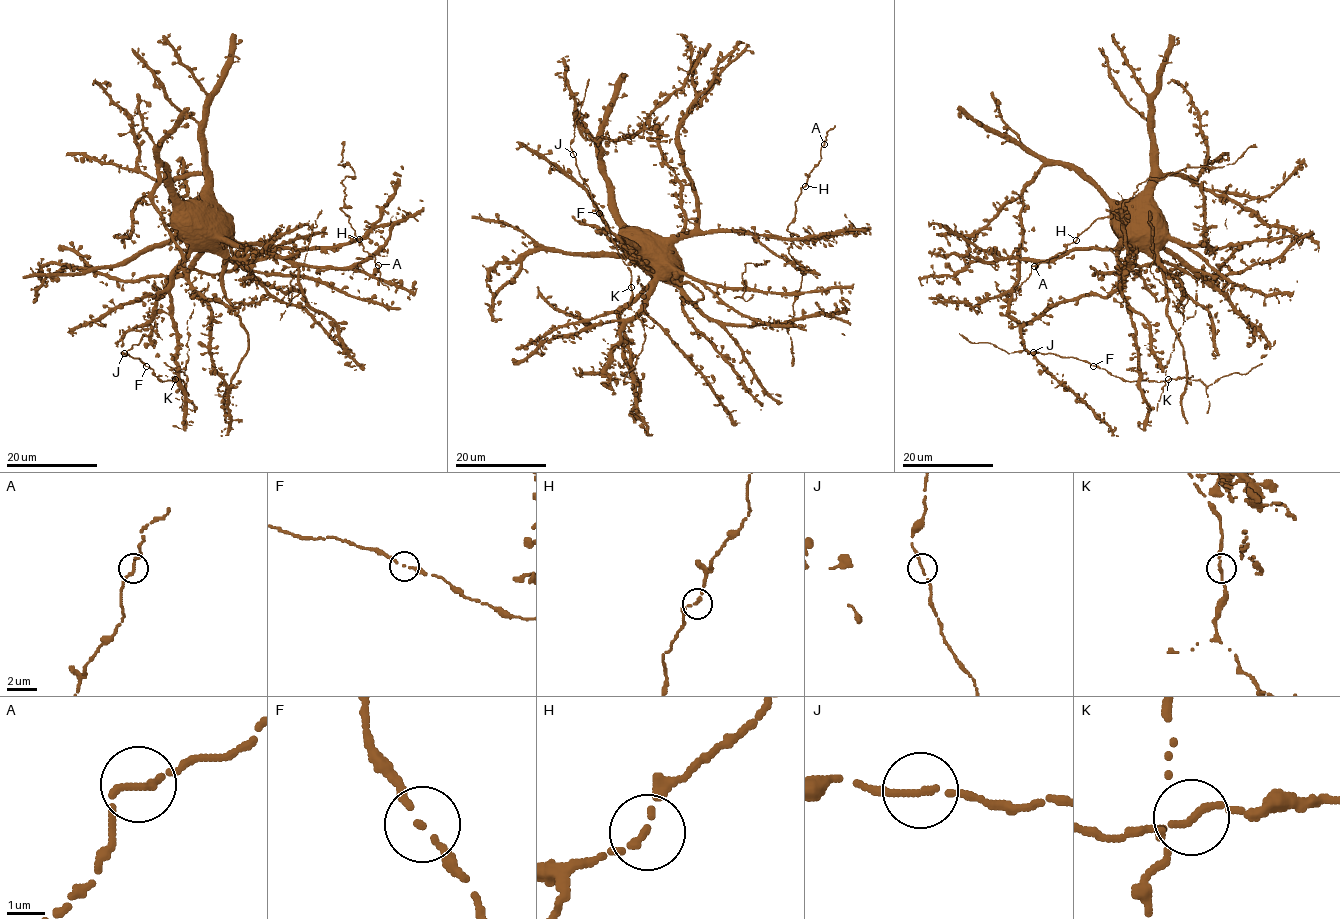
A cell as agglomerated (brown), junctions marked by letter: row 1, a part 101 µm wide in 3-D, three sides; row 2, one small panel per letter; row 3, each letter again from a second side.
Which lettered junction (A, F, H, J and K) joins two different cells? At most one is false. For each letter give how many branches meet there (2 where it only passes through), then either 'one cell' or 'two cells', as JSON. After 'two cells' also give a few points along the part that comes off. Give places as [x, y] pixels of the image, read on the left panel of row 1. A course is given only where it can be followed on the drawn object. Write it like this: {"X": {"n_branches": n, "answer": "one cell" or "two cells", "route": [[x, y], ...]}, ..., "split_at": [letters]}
{"A": {"n_branches": 2, "answer": "one cell"}, "F": {"n_branches": 2, "answer": "one cell"}, "H": {"n_branches": 2, "answer": "one cell"}, "J": {"n_branches": 2, "answer": "one cell"}, "K": {"n_branches": 2, "answer": "one cell"}, "split_at": []}

